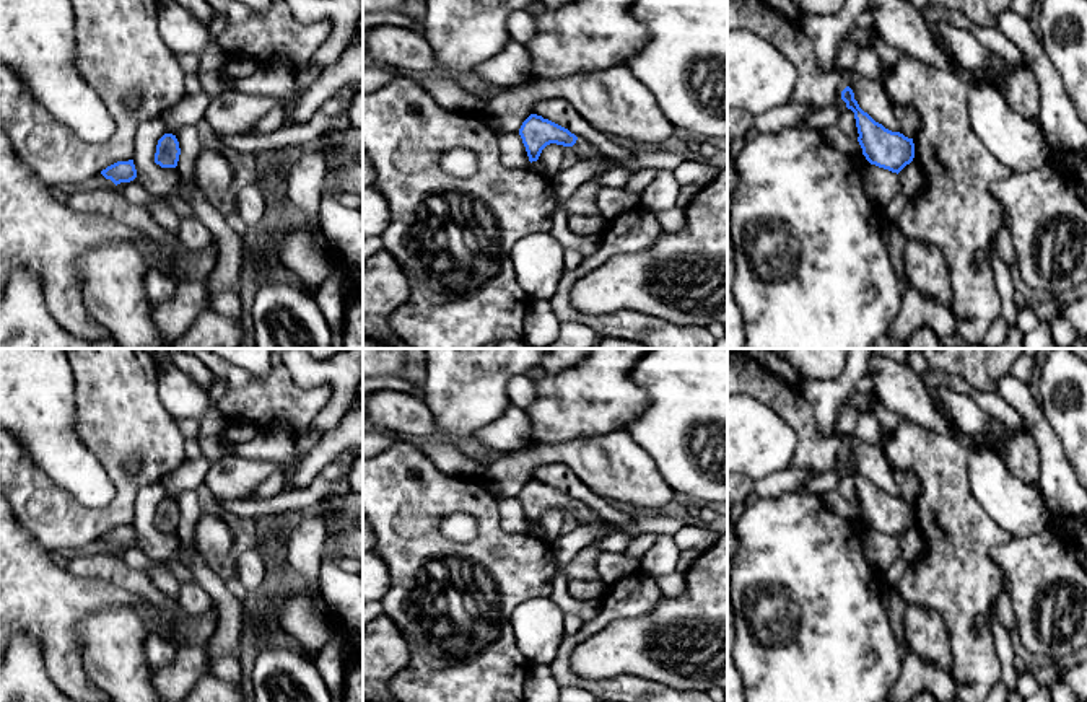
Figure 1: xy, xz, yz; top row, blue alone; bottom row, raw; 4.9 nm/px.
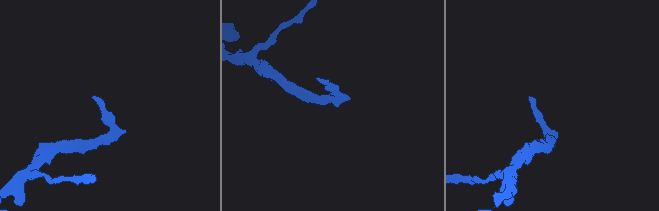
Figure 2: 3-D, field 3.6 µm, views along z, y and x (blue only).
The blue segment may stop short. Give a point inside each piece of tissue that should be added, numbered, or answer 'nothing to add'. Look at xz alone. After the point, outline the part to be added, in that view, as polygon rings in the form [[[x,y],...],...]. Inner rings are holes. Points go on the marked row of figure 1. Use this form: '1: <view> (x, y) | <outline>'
1: xz (583, 149) | [[[578,137],[573,145],[574,153],[584,161],[600,161],[604,155],[586,138]]]

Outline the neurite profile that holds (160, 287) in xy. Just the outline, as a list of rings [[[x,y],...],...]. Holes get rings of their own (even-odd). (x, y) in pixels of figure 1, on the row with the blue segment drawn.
[[[148,265],[143,275],[145,293],[153,308],[171,300],[176,292],[177,282],[171,274],[166,274],[153,265]]]

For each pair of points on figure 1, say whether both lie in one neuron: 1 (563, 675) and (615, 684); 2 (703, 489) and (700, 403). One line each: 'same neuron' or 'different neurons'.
1: same neuron
2: same neuron

